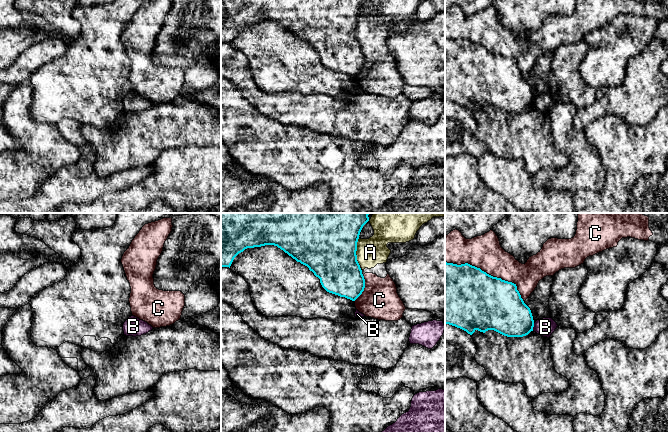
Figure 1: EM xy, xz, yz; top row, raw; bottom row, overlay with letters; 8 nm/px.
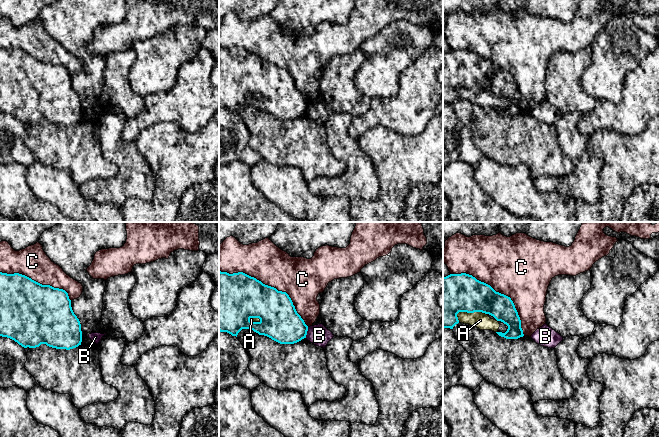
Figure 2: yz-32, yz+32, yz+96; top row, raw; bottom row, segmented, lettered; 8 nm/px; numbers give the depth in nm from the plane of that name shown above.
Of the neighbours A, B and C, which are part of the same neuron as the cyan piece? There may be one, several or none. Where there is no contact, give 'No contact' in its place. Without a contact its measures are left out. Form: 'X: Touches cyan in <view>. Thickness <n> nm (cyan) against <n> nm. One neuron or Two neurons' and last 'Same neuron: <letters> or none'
A: Touches cyan in xz. Thickness 440 nm (cyan) against 220 nm. Two neurons
B: Touches cyan in yz. Thickness 340 nm (cyan) against 150 nm. Two neurons
C: Touches cyan in yz. Thickness 500 nm (cyan) against 280 nm. Two neurons
Same neuron: none

